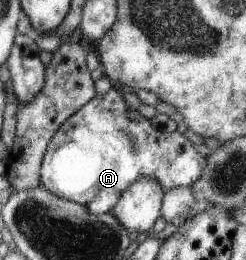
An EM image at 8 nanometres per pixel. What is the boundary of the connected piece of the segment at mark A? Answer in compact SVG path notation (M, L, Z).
M115 86L110 87L106 94L96 94L90 101L85 102L64 124L56 131L47 146L47 154L43 160L42 180L40 187L64 200L76 202L85 206L90 214L96 216L112 213L123 194L131 188L138 178L152 176L160 182L162 190L170 190L177 186L192 186L200 180L204 172L206 158L202 158L190 140L178 131L162 132L152 128L146 118L132 108L128 108L124 92Z

